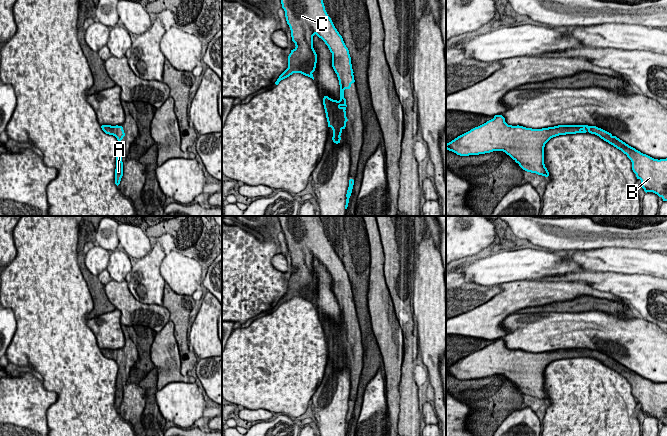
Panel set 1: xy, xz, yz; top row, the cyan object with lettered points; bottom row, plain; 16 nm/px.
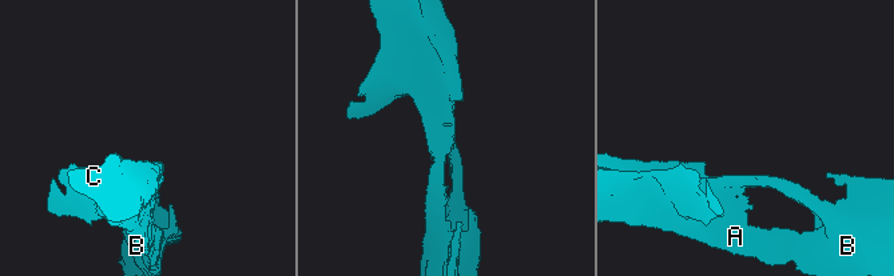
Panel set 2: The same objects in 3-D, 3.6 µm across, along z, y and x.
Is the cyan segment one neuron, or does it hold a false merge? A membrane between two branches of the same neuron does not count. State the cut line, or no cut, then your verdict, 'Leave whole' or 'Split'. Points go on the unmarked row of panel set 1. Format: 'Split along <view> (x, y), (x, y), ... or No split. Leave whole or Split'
No split. Leave whole

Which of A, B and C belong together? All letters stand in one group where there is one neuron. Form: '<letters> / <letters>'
A B C

